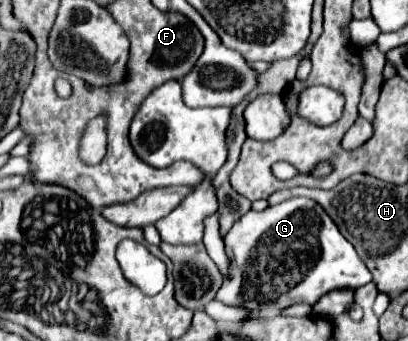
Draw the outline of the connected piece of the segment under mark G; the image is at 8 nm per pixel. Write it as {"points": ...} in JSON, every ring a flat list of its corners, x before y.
{"points":[[295,197,263,211,249,211,235,221,223,241,231,261,229,277,223,277,223,285,215,295,215,301,223,305,275,313,291,305,313,305,333,289,357,289,371,281,371,273,353,245,313,199]]}

